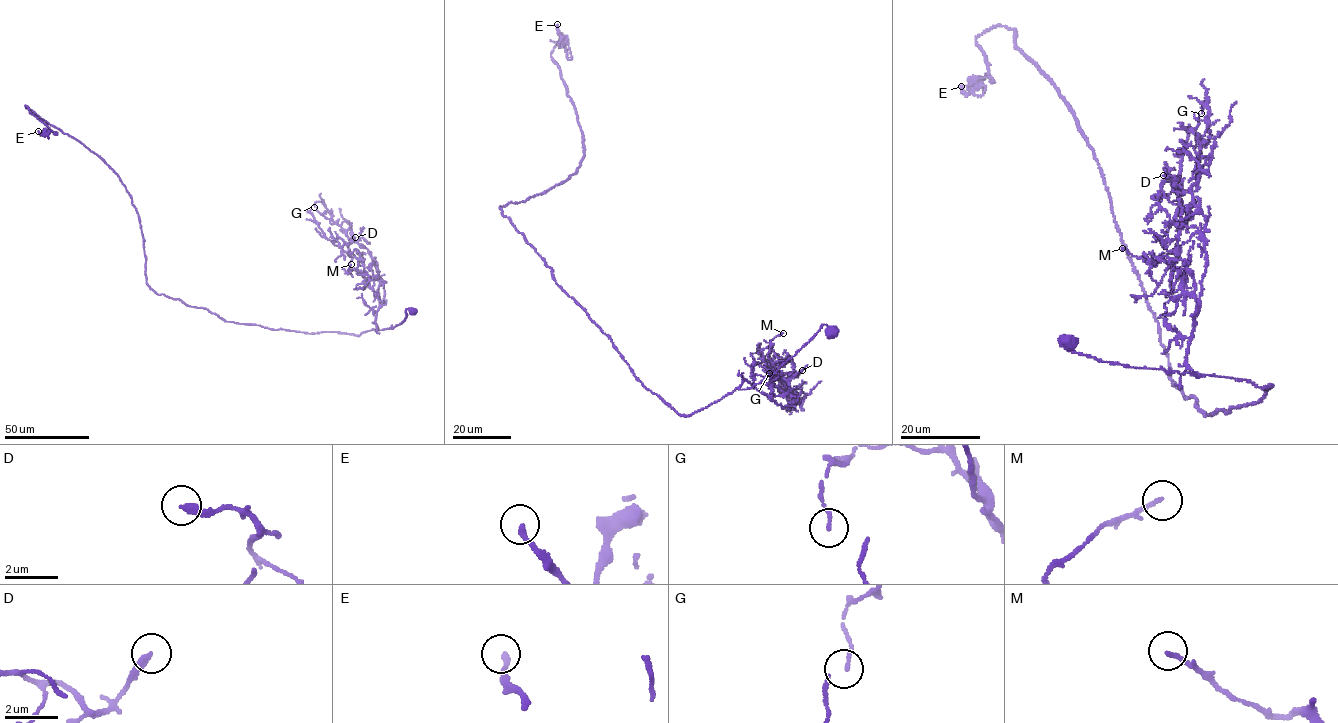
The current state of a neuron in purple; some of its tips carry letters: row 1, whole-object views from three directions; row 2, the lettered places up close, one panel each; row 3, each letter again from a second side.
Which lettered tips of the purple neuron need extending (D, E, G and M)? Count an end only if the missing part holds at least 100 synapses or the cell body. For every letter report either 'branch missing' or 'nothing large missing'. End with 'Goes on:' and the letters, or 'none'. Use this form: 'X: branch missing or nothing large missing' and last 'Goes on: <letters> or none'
D: nothing large missing
E: nothing large missing
G: nothing large missing
M: nothing large missing
Goes on: none

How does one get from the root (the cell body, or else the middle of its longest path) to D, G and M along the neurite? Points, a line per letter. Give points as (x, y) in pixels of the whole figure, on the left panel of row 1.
D: (413, 310), (406, 310), (393, 328), (378, 329), (379, 297), (363, 276), (364, 265), (347, 253), (355, 237)
G: (413, 310), (406, 310), (393, 328), (378, 329), (384, 289), (368, 250), (348, 237), (324, 203), (314, 207)
M: (413, 310), (406, 310), (403, 321), (393, 328), (379, 330), (379, 297), (361, 273), (347, 273), (351, 264)

